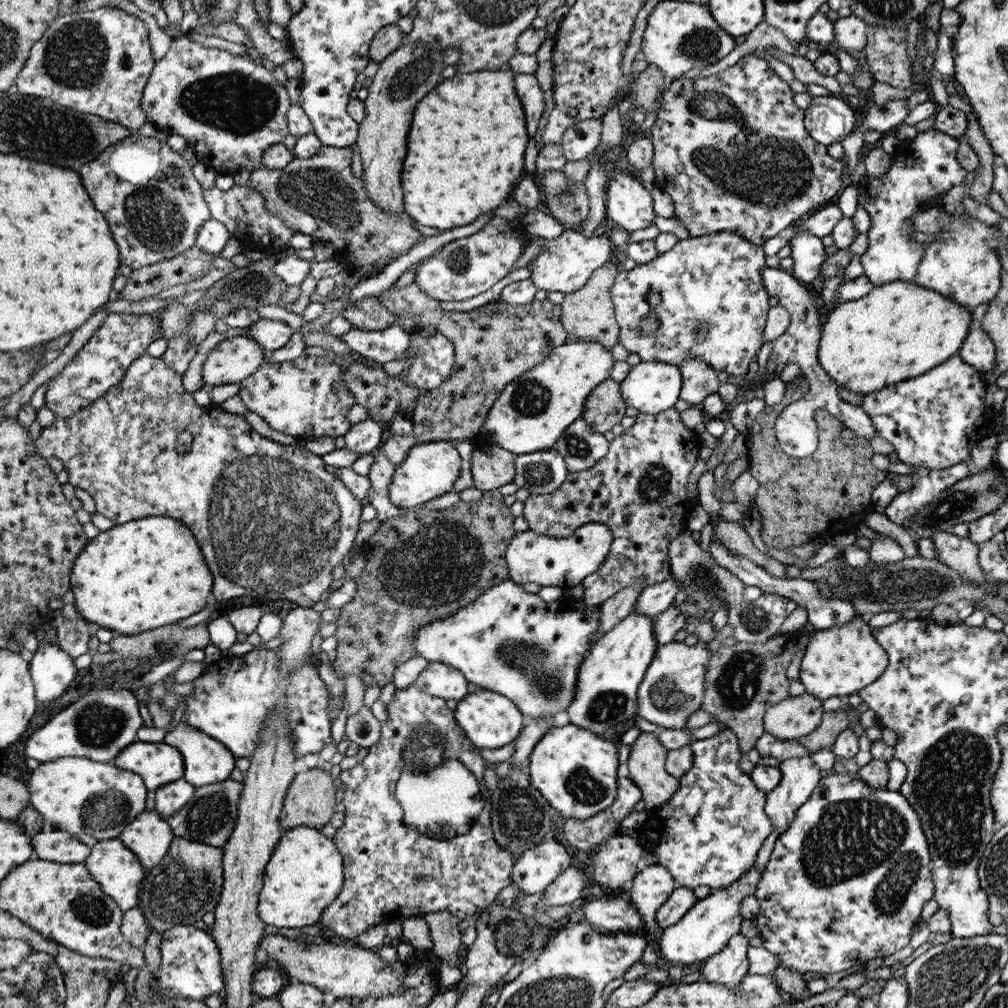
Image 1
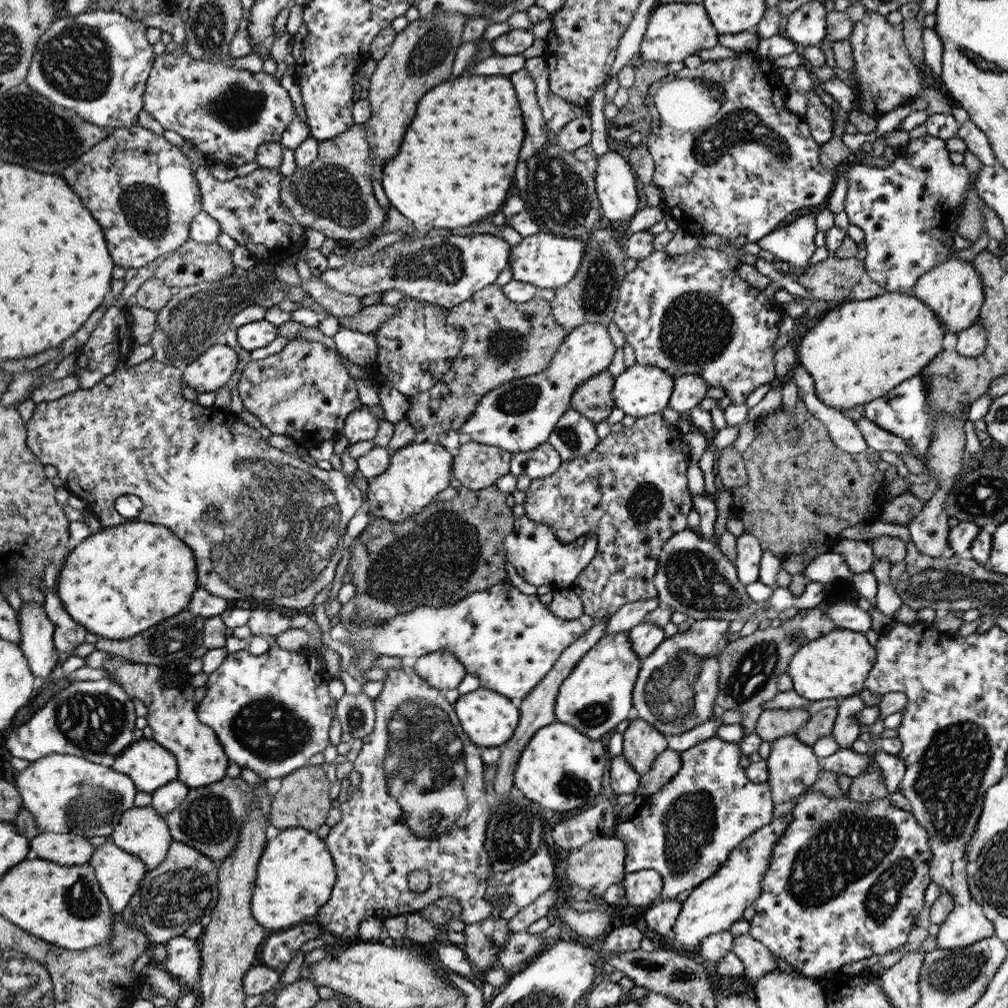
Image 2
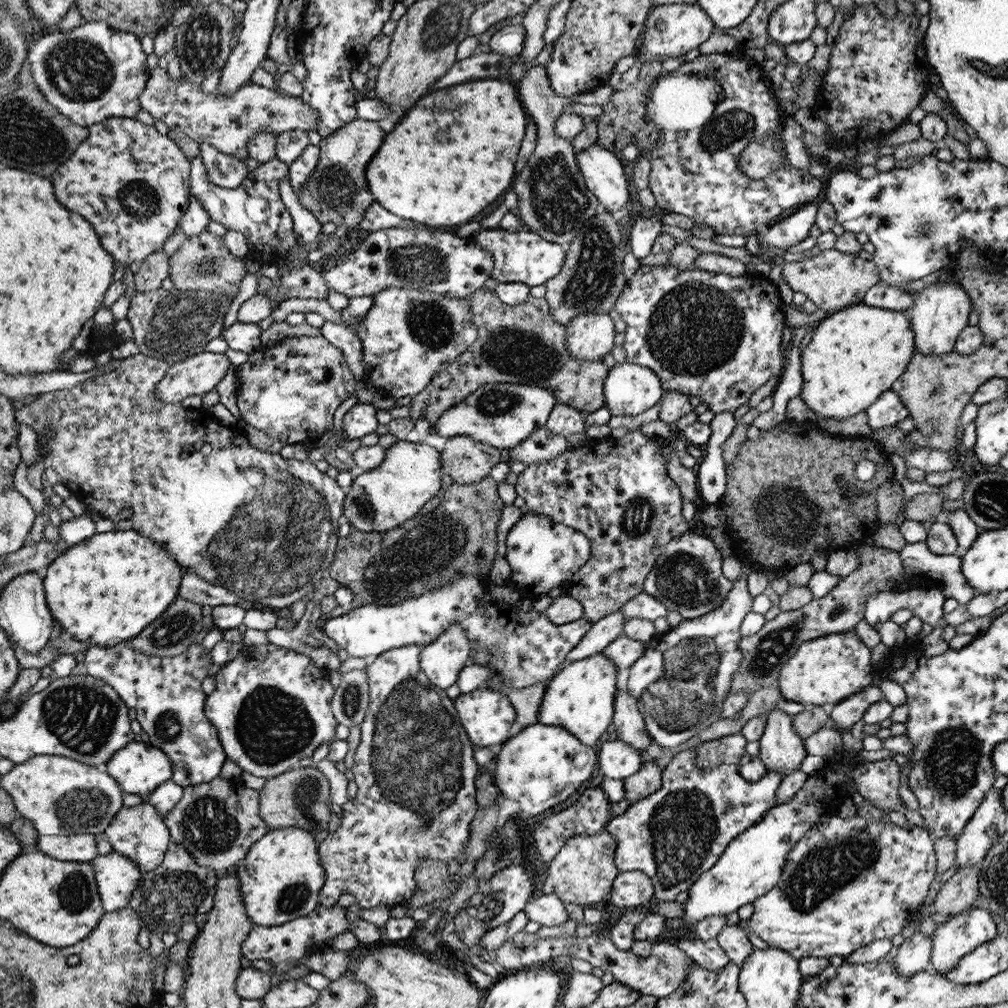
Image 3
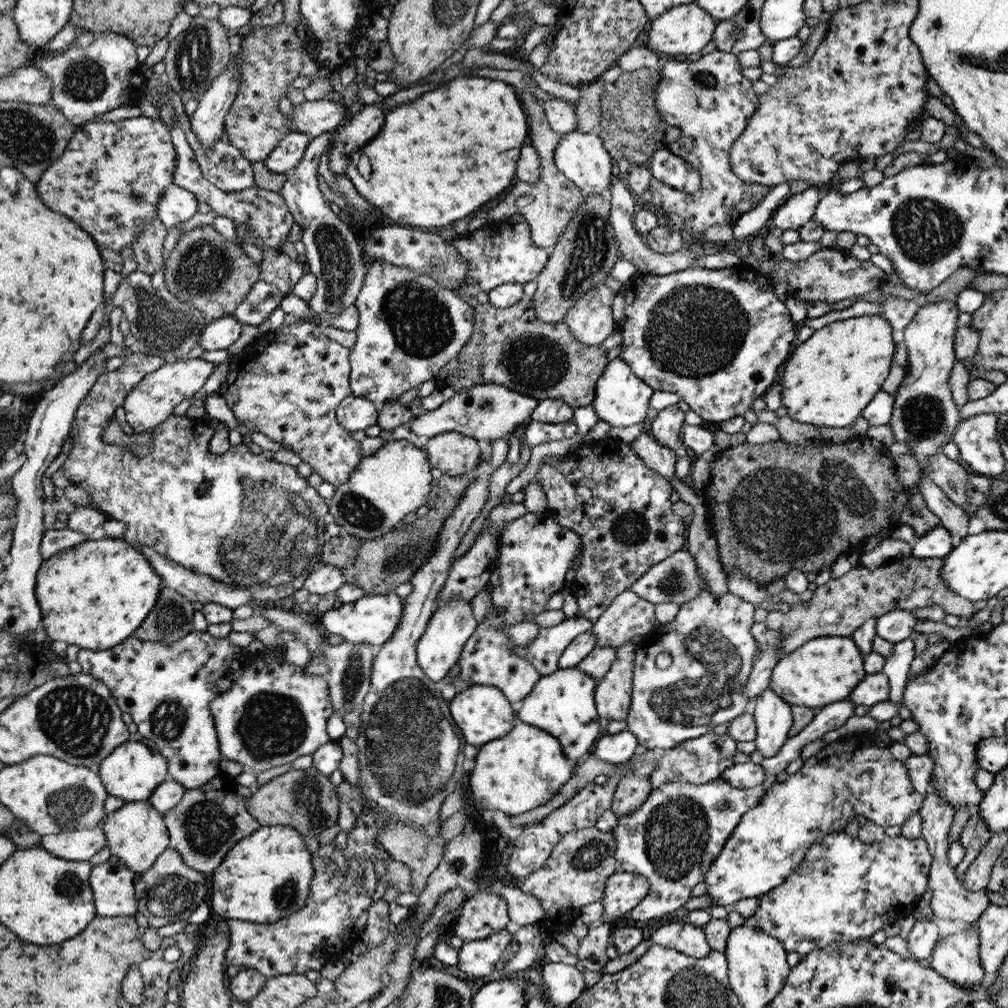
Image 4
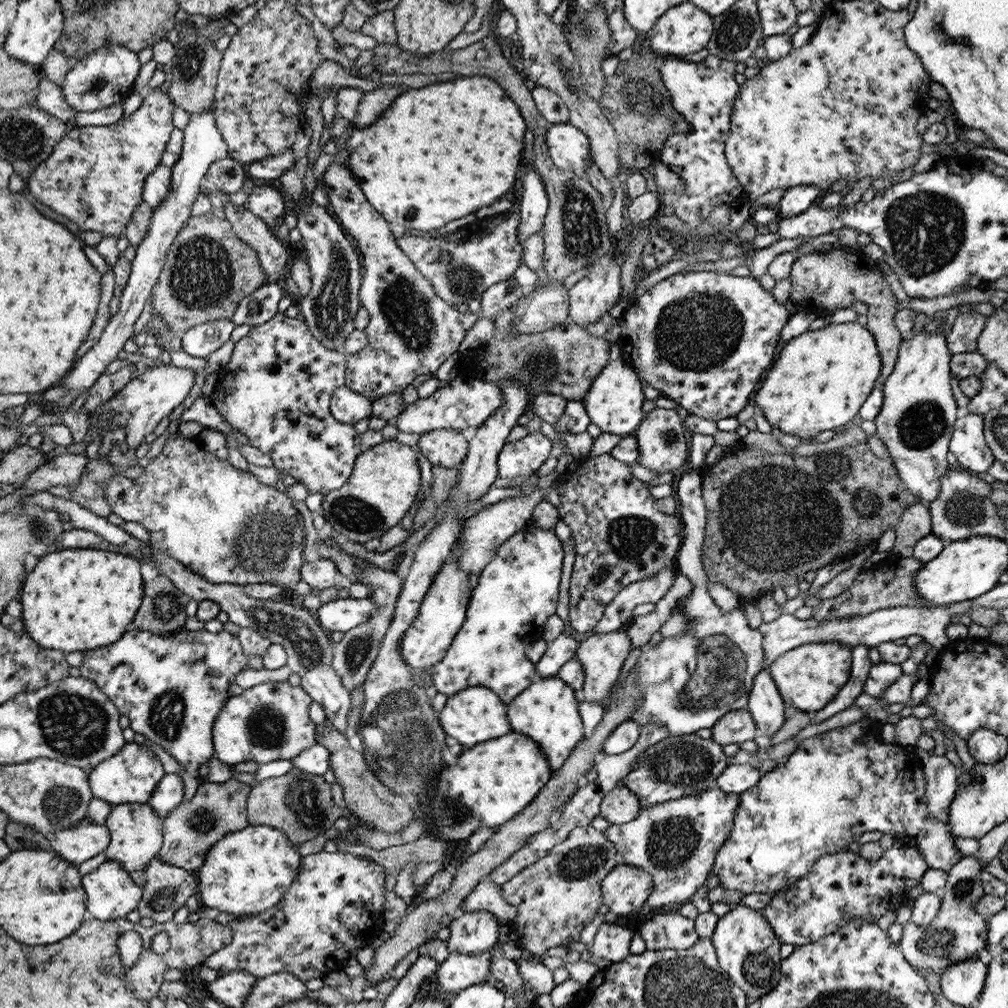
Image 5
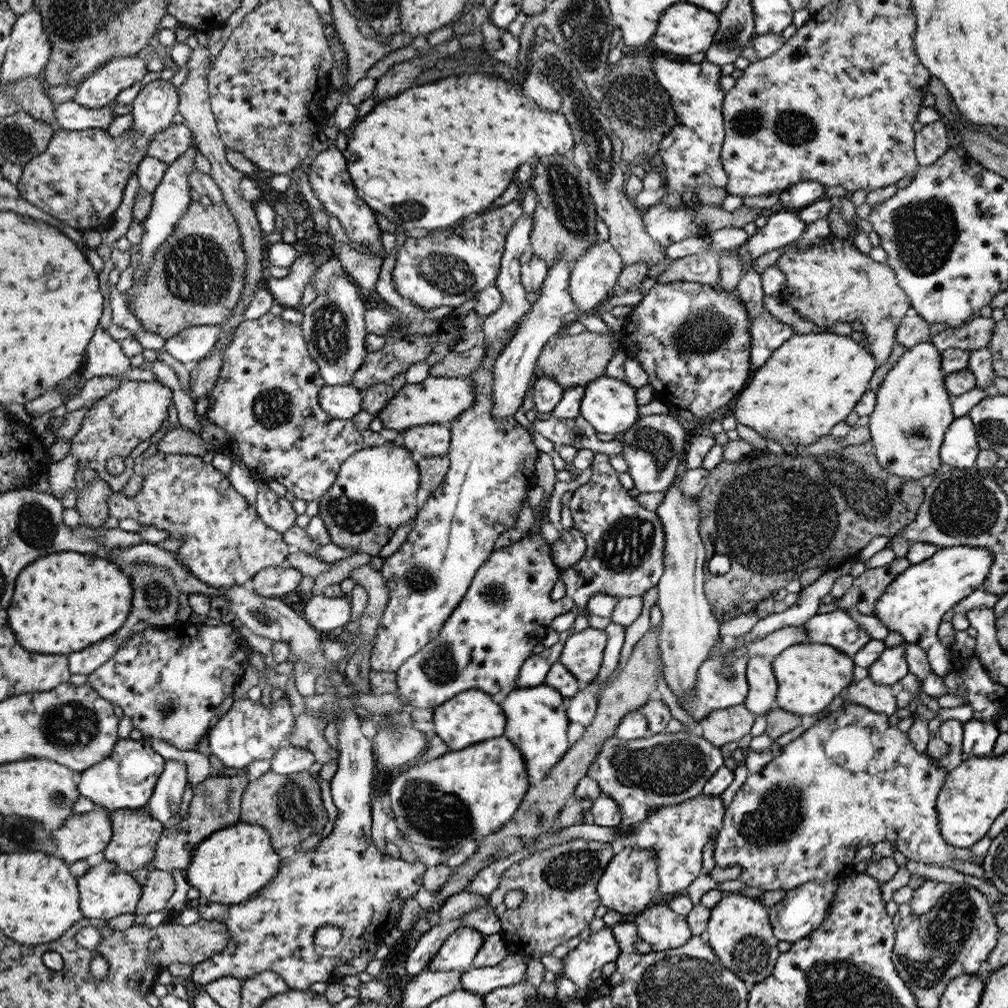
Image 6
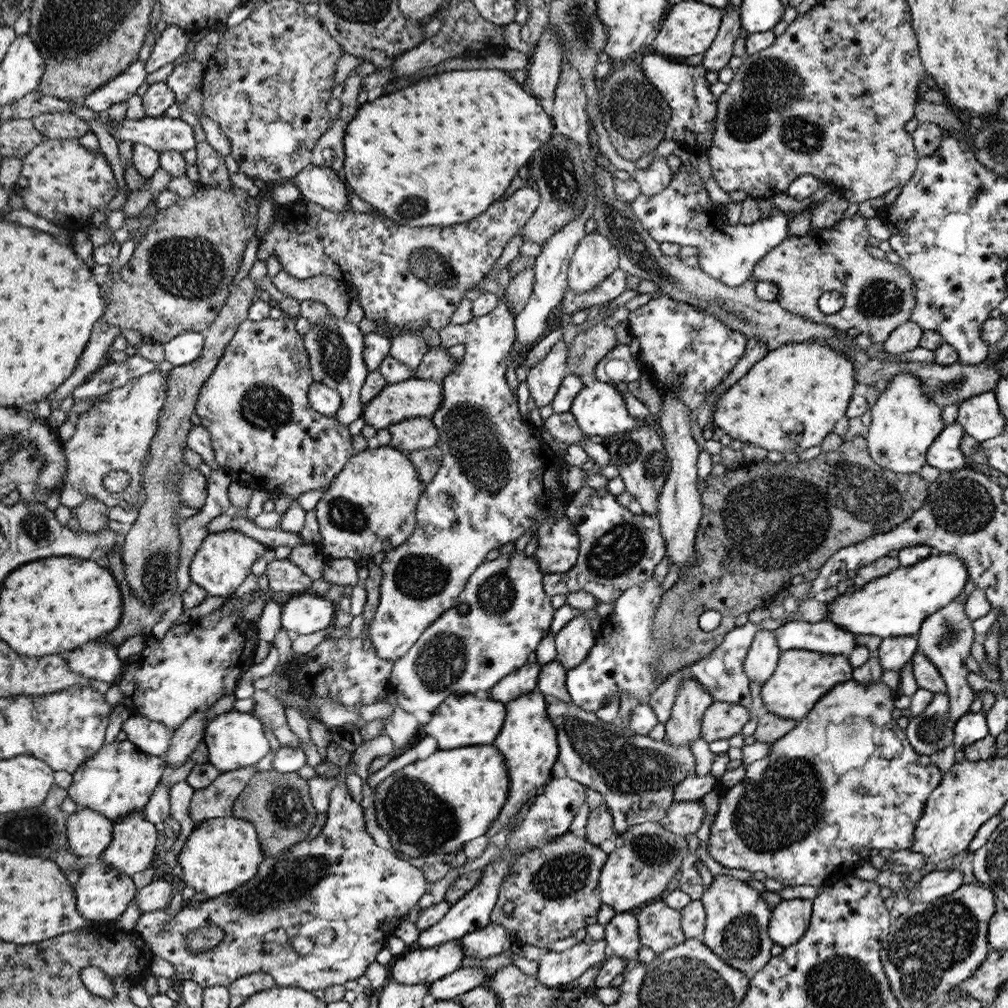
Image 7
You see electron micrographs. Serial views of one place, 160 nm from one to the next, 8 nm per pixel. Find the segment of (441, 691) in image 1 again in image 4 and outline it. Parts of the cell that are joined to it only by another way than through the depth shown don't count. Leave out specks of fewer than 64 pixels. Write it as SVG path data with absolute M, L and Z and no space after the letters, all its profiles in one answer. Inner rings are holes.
M456 597L443 607L438 606L419 640L418 662L422 666L423 672L436 682L444 679L450 669L460 660L464 644L475 634L477 628L478 624L474 619L472 607L463 598Z

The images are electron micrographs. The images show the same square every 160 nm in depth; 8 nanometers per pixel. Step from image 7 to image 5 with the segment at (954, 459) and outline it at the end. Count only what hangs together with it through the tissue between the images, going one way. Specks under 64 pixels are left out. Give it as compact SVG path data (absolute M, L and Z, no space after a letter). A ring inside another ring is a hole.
M961 412L952 434L949 451L956 457L959 468L969 472L988 472L996 458L984 438L983 415Z

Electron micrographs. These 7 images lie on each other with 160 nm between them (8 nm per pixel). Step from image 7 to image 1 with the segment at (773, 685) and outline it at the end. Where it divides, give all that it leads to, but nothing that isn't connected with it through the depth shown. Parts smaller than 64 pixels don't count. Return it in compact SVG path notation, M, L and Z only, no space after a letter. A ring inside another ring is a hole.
M859 615L842 626L814 631L808 641L800 666L799 680L806 686L806 693L822 702L832 697L846 699L848 695L862 691L866 686L880 678L887 666L887 653L880 647L880 644L876 643L871 630L872 627L868 625L868 617Z

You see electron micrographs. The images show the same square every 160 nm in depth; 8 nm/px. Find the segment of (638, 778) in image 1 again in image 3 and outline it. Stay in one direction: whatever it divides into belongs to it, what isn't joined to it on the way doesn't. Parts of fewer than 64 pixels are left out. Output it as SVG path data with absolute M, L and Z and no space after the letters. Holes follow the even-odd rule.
M619 690L616 696L615 724L617 738L632 745L637 751L645 752L652 744L646 731L646 723L640 714L637 702L628 690Z

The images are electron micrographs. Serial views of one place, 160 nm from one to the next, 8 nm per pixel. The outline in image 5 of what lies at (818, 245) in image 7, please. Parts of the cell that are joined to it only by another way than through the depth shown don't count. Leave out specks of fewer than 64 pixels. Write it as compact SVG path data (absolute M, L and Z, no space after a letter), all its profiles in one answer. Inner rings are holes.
M842 248L798 257L788 273L792 284L789 301L801 307L805 313L830 314L842 308L851 308L856 302L863 302L868 306L867 329L874 335L881 358L882 368L877 378L878 385L881 386L894 370L904 334L898 330L894 321L898 312L897 300L878 262L862 251L858 253Z

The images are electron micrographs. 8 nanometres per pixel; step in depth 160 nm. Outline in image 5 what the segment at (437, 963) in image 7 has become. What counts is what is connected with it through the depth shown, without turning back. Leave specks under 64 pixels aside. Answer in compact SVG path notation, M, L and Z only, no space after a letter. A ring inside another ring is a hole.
M464 912L449 926L448 950L458 954L482 954L497 944L501 926L492 912Z

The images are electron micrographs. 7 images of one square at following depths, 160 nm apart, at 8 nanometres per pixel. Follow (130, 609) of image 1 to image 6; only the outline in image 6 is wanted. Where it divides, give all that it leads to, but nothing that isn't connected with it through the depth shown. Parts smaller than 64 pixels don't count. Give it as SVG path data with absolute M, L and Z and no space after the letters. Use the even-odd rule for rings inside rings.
M64 551L43 556L35 562L24 569L24 576L18 576L16 604L7 608L6 624L16 628L16 639L24 649L68 656L122 628L133 607L133 582L130 582L130 575L122 574L108 558Z

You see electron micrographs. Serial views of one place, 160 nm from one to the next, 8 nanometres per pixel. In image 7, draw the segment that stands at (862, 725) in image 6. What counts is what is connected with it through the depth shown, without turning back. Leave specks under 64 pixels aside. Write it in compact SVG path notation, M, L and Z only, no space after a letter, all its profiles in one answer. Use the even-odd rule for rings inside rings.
M848 680L836 684L828 694L824 694L814 709L788 734L771 743L770 751L764 758L746 765L744 780L736 786L727 788L720 800L719 808L711 825L708 839L708 852L718 864L726 868L740 868L750 872L764 872L766 878L781 882L784 886L813 886L821 890L852 874L855 865L862 862L869 855L872 848L899 851L911 847L916 821L922 814L928 796L940 785L942 772L932 764L929 755L916 752L908 742L905 730L897 725L897 720L892 717L895 708L894 701L900 696L899 692L892 691L884 682L878 684L860 684L856 680Z

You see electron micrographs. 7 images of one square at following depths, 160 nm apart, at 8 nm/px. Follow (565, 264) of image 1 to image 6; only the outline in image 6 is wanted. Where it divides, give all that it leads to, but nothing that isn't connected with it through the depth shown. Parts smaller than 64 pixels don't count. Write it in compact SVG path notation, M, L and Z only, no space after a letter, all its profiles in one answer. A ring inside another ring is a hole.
M513 201L502 208L484 211L456 228L437 229L422 238L408 237L396 252L392 268L396 292L422 310L433 310L441 306L461 306L482 288L494 285L501 270L507 237L523 216L523 209L520 202Z

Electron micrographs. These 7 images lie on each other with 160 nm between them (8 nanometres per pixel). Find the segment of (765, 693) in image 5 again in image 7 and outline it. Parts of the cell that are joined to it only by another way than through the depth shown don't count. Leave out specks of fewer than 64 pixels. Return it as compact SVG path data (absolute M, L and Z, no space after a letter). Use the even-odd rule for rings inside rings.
M762 629L754 635L744 660L744 674L749 683L758 683L762 688L772 677L782 652L776 642L775 631Z

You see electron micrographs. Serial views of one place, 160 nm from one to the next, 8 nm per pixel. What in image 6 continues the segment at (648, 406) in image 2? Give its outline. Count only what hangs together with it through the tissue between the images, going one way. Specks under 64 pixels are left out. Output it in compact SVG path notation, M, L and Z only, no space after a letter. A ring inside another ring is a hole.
M605 374L585 386L579 415L590 423L596 433L610 433L619 436L623 432L630 430L639 420L636 388L626 381L618 380Z

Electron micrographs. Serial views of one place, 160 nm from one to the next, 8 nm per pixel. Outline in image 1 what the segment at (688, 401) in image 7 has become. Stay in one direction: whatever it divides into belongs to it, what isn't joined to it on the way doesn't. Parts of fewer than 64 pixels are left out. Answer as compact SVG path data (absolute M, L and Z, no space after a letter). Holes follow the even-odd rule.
M723 231L679 241L672 250L658 253L650 262L637 264L628 271L621 270L611 288L615 320L621 329L619 342L630 353L638 354L642 362L656 360L680 365L683 360L699 358L711 364L717 372L727 372L733 381L744 378L750 360L757 356L765 343L763 332L771 308L770 296L761 277L766 259L762 246L748 243L740 234ZM650 292L658 292L662 296L661 304L656 308L648 303ZM648 315L656 316L661 322L651 335L645 333L641 325L642 319Z

